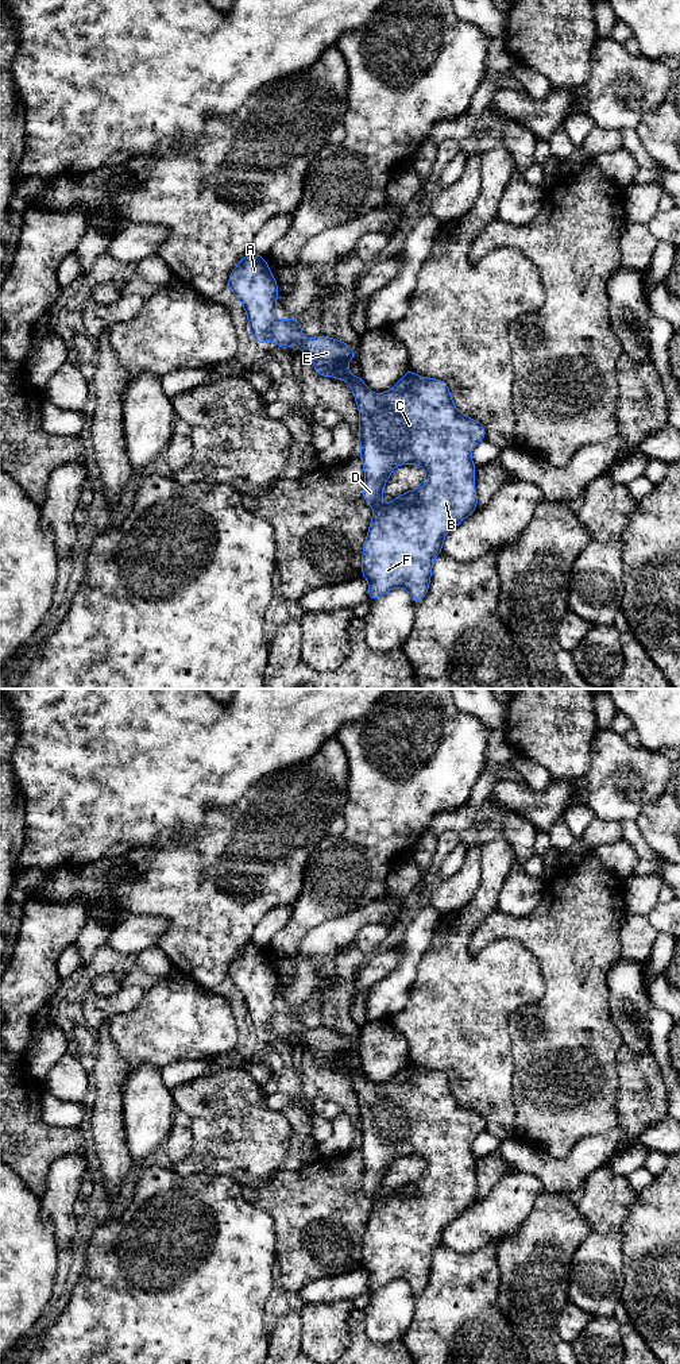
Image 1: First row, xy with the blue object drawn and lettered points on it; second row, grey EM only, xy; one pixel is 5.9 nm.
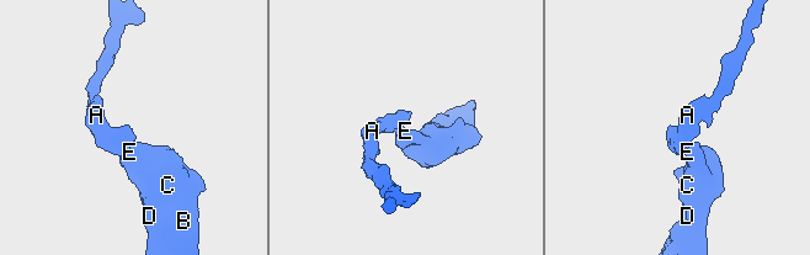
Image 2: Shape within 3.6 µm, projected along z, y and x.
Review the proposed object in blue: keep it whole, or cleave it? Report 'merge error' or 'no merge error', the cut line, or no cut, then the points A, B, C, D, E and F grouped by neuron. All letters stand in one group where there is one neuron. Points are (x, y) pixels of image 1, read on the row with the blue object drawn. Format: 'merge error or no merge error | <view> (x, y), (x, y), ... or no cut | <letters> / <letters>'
no merge error | no cut | A B C D E F

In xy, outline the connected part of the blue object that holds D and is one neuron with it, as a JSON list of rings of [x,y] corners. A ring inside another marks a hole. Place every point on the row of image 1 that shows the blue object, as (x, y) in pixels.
[[[252,250],[232,270],[228,290],[242,301],[248,317],[248,330],[256,344],[273,340],[285,350],[298,344],[301,352],[313,361],[320,375],[335,377],[351,385],[360,419],[358,438],[364,469],[363,498],[374,510],[362,556],[362,575],[368,581],[368,600],[403,587],[417,604],[429,590],[433,560],[443,551],[445,535],[478,506],[476,466],[471,454],[486,438],[484,427],[457,411],[444,381],[420,377],[407,369],[389,392],[375,394],[360,375],[353,377],[348,370],[347,365],[356,354],[345,342],[327,335],[308,339],[302,335],[301,321],[290,316],[282,321],[277,320],[278,284],[264,258]],[[409,463],[425,469],[425,481],[385,505],[382,493],[390,474],[395,466]]]

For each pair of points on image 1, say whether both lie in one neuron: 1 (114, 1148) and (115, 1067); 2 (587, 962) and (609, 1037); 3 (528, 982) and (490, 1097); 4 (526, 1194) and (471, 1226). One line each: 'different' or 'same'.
1: same
2: same
3: same
4: same

